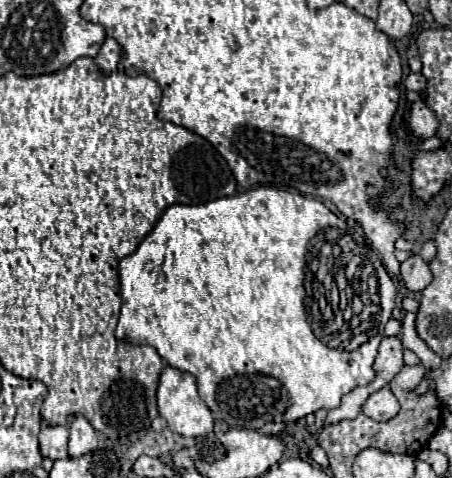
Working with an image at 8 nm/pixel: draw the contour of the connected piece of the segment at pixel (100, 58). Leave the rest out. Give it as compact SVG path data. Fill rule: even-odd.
M106 37L106 41L102 43L102 47L100 47L98 55L96 55L98 67L102 71L106 71L106 73L114 71L116 65L118 65L118 61L120 61L120 51L122 51L122 47L118 45L118 41L112 39L112 37Z

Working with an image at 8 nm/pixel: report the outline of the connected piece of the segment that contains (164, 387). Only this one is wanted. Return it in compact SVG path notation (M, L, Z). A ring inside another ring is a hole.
M164 367L162 375L160 375L160 383L158 383L158 413L166 419L168 427L176 433L180 433L182 437L200 437L212 431L212 411L208 409L208 405L200 399L198 389L196 389L196 377L174 369L174 367Z

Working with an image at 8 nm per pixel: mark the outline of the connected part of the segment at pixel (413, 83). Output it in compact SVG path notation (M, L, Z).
M410 73L410 75L406 77L404 85L406 85L406 89L410 89L410 91L424 91L426 85L428 85L428 81L426 81L426 77L424 77L422 73Z

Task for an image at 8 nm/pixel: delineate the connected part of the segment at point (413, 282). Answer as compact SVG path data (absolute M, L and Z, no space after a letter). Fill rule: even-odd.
M412 255L400 267L402 267L400 275L402 275L402 281L404 281L404 285L406 285L408 291L412 291L412 293L424 291L432 283L430 265L424 263L420 255Z

